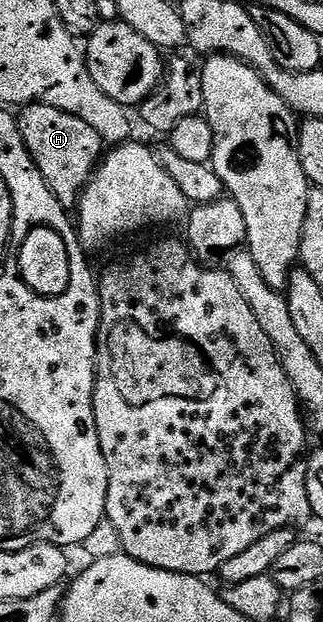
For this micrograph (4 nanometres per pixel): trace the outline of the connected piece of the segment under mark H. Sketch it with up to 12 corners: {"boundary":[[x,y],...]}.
{"boundary":[[24,105],[17,125],[35,166],[76,209],[103,141],[55,106]]}

